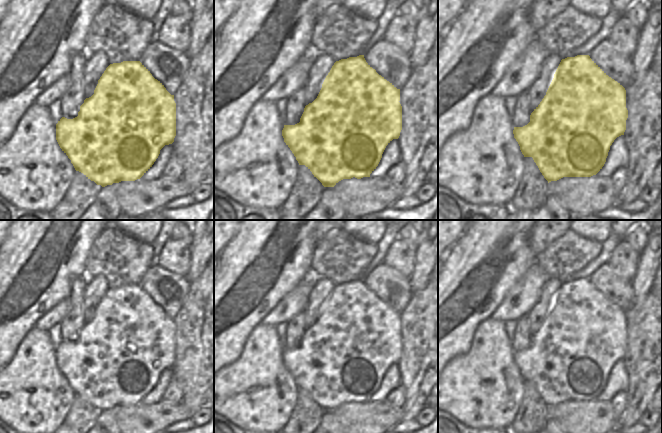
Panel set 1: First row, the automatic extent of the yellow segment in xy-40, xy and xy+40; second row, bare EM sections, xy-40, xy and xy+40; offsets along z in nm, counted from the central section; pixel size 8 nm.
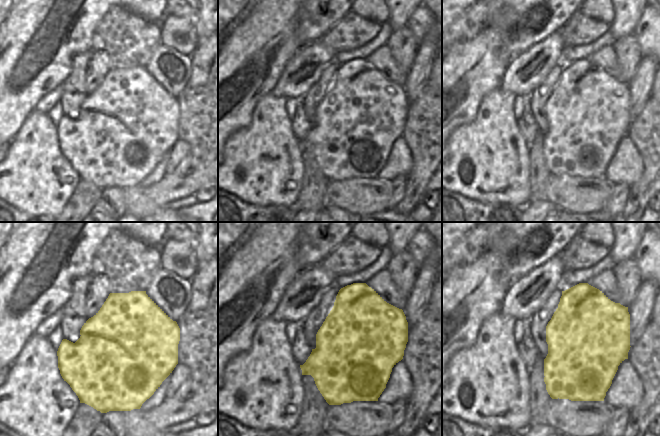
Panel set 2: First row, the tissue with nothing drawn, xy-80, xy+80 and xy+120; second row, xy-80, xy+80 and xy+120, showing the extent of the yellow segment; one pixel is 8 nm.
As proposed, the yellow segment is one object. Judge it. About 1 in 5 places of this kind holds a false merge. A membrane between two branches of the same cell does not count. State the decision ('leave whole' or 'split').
split

